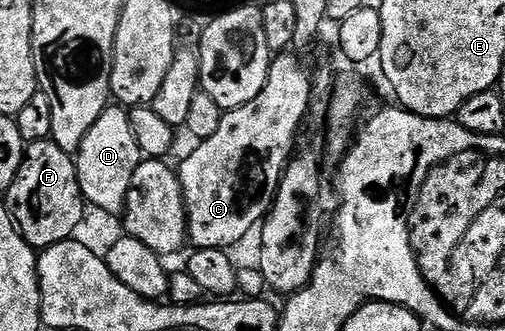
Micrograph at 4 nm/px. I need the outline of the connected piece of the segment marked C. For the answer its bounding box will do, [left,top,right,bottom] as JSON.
[178,51,312,250]

